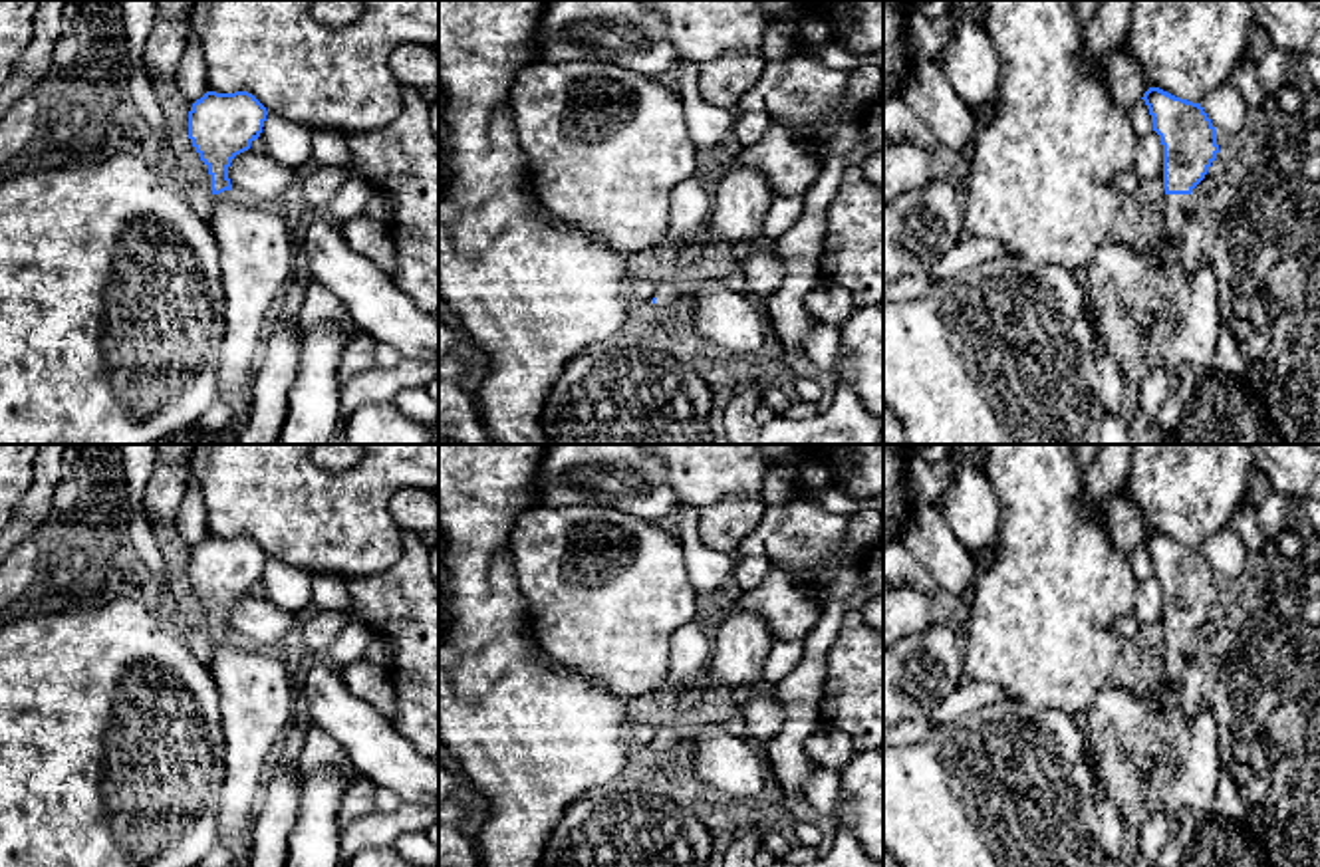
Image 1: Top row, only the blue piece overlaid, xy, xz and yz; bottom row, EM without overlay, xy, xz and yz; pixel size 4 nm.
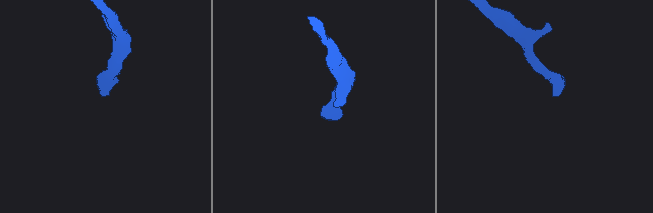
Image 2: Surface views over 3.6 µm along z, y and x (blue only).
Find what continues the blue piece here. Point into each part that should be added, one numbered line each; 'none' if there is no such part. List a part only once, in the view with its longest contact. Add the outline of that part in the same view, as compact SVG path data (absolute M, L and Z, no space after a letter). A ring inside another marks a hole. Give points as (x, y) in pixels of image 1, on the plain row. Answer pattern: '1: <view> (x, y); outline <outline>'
1: yz (1172, 671); outline M1165 639L1167 651L1159 669L1157 690L1183 686L1185 665L1191 661L1189 639Z

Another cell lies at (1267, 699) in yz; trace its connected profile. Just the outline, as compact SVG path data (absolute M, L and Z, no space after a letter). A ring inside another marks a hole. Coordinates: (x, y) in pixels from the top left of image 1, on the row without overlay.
M1320 534L1306 538L1298 557L1270 559L1272 577L1241 633L1237 635L1217 682L1205 690L1219 728L1221 778L1213 811L1235 819L1268 851L1270 867L1320 867Z

